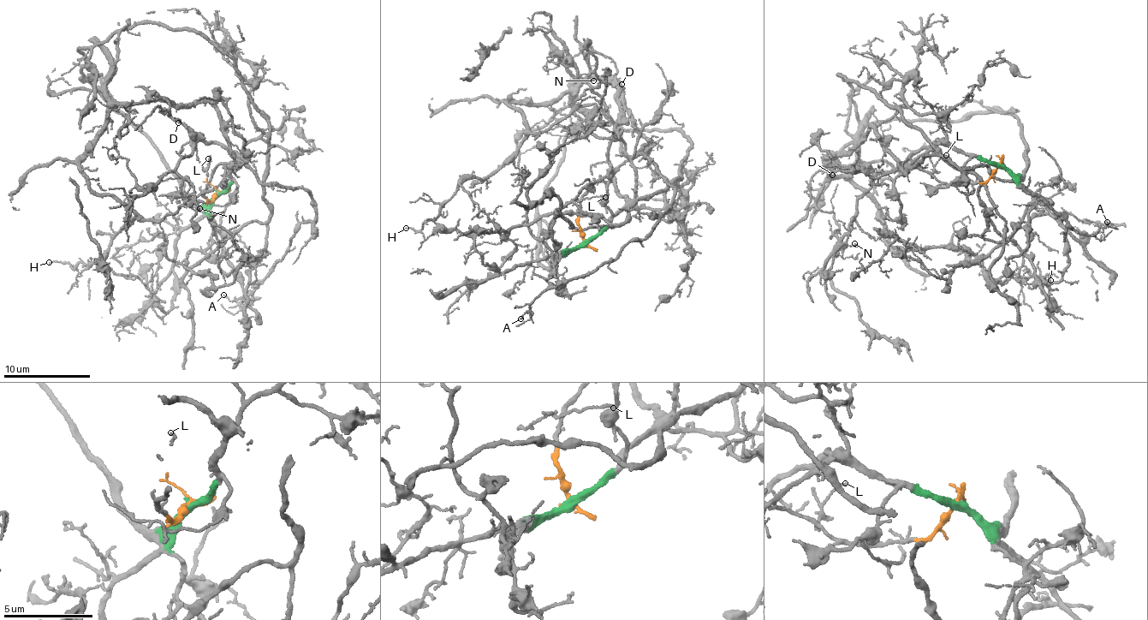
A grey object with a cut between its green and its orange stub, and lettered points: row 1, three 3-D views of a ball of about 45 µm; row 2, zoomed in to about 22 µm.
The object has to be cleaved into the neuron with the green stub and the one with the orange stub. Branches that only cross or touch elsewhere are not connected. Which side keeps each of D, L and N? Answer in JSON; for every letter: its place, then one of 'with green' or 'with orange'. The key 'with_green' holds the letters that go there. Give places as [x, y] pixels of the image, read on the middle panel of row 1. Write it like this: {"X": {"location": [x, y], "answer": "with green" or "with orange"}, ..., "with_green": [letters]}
{"D": {"location": [621, 84], "answer": "with green"}, "L": {"location": [605, 197], "answer": "with orange"}, "N": {"location": [593, 80], "answer": "with green"}, "with_green": ["D", "N"]}

